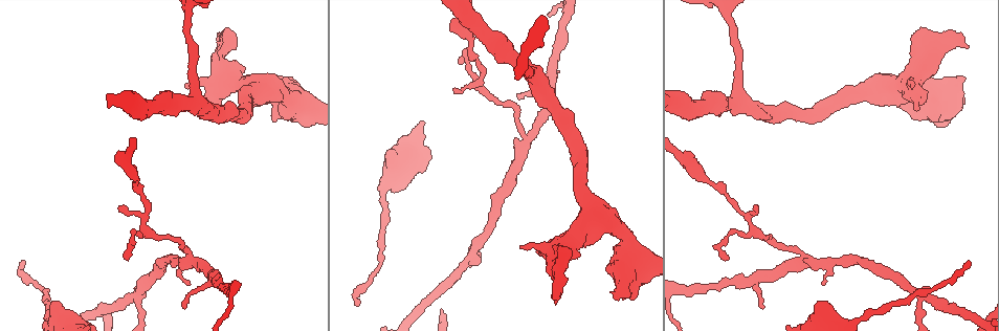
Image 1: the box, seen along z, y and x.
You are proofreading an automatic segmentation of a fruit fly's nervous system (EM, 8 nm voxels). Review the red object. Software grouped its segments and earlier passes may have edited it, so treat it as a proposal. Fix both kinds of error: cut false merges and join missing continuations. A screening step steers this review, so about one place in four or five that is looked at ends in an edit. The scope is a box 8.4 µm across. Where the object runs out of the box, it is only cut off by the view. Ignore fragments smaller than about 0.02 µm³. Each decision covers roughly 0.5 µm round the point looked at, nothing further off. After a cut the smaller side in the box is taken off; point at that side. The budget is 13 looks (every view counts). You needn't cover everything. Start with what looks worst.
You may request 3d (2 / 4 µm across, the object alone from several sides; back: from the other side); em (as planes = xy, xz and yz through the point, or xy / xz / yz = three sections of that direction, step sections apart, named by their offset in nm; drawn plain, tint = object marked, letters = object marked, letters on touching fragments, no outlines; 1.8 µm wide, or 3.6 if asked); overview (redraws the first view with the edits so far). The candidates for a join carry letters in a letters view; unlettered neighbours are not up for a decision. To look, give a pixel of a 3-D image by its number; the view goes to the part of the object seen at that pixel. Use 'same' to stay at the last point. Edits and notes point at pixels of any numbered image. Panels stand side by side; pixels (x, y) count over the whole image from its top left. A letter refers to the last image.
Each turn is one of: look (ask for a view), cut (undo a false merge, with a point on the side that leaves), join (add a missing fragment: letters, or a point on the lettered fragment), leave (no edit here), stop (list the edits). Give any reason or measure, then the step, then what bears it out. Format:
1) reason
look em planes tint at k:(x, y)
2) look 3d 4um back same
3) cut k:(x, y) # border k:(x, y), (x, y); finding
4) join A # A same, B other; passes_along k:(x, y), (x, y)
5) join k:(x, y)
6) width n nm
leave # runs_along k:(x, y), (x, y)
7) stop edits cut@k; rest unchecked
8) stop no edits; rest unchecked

arms part here
look 3d 2um at 1:(924, 300)

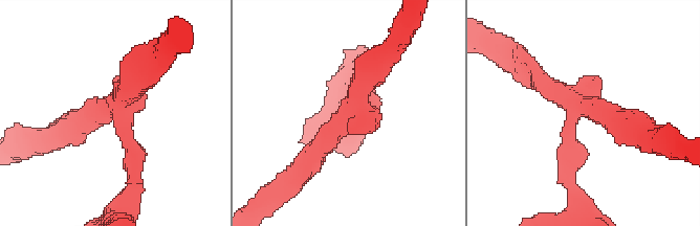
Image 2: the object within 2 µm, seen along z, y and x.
arms 3; need the tissue
look em xy step 8 letters at 2:(119, 107)

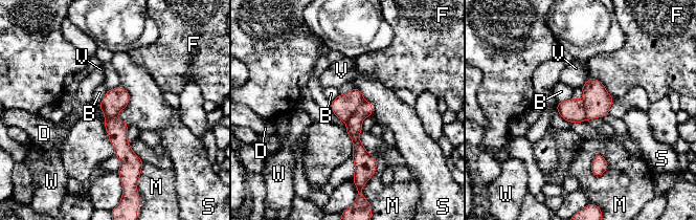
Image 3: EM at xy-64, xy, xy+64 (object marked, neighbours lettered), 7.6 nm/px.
cut 3:(343, 106) # B other, D other, F other, M other, S other, V other, W other; two cells meet here

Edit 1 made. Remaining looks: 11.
branch stops here
look 3d 4um at 1:(970, 263)

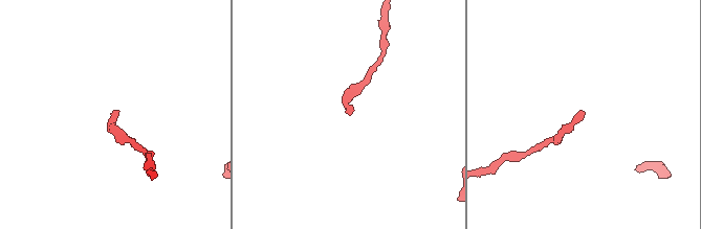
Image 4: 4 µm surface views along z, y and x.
look em yz step 16 letters at 4:(115, 113)

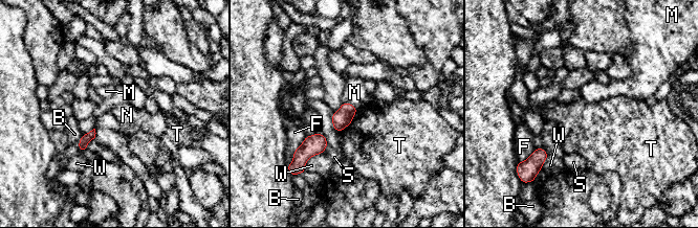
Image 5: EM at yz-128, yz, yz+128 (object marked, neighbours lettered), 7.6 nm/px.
look em planes letters same

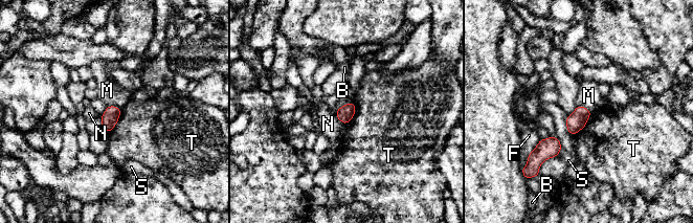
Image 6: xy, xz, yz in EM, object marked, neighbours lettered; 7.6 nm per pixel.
longest_contact T 240 nm
leave # B other, F other, M other, N other, S other, T other; border 6:(593, 113), (587, 123), (572, 136); no lettered fragment goes on from it

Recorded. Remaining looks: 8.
branch stops here
look em yz step 4 tint at 1:(384, 155)

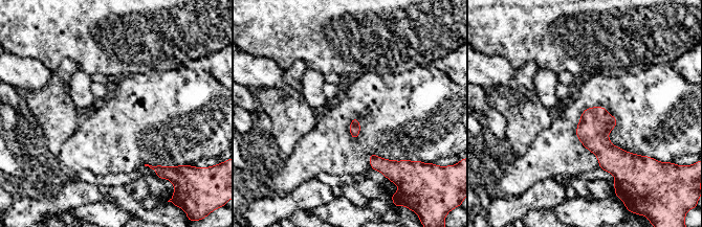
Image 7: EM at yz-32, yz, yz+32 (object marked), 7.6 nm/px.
look em planes letters same

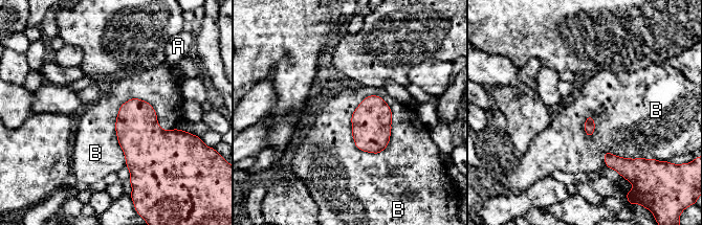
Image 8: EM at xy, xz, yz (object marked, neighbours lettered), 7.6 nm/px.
leave # A other, B other; border 8:(377, 94), (391, 135), (373, 154); no lettered fragment goes on from it

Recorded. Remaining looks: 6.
free end
look em xy step 16 tint at 1:(612, 291)

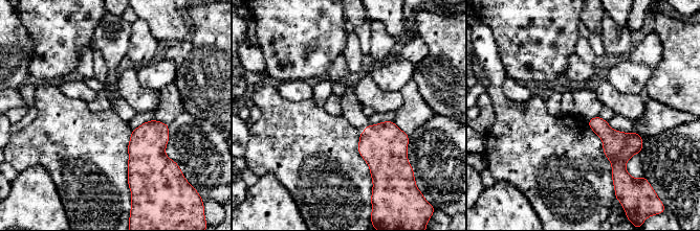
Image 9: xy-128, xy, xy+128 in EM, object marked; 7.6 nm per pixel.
look em planes letters same

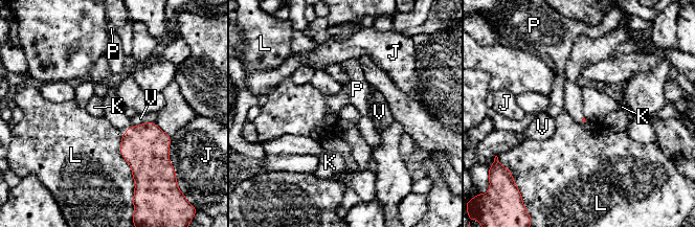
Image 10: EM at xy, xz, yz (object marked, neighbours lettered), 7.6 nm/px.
leave # J other, K other, L other, P other, V other; border 10:(120, 136), (119, 153), (135, 184); no lettered fragment goes on from it

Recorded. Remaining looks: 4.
stops while still wide
look em yz step 8 letters at 1:(536, 252)

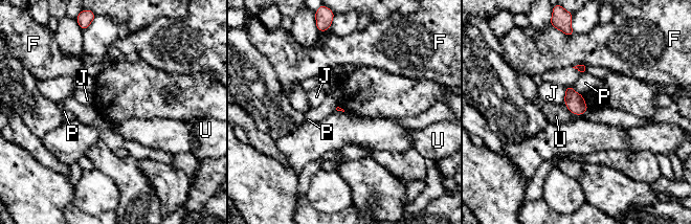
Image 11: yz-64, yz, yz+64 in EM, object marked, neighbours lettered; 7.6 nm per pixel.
another direction
look em planes letters same

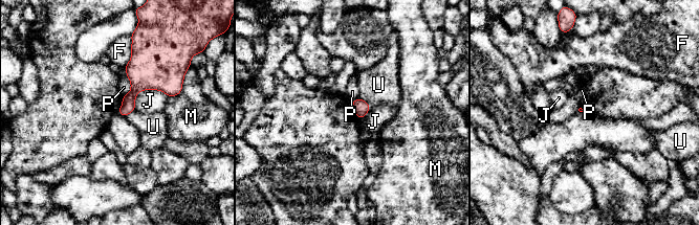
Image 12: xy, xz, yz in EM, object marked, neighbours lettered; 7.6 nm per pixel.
leave # F other, J other, M other, P other, U other; none of them fits

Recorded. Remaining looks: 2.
stop edits cut@3; rest unchecked

